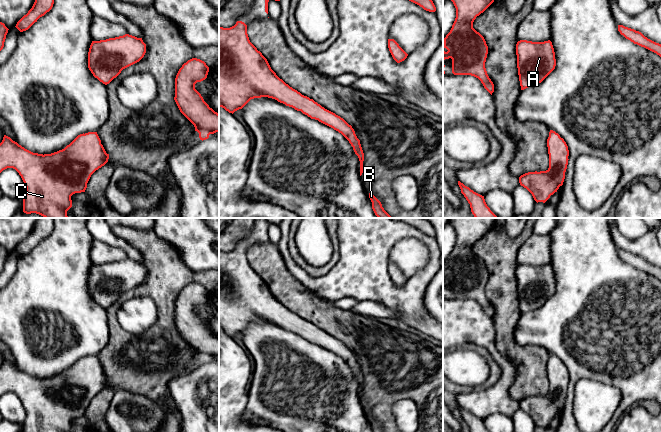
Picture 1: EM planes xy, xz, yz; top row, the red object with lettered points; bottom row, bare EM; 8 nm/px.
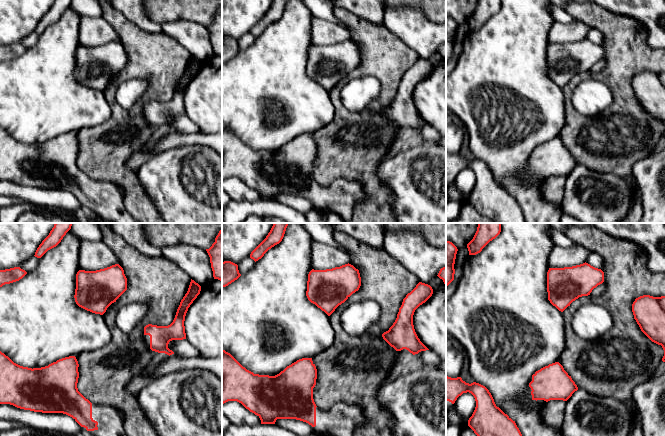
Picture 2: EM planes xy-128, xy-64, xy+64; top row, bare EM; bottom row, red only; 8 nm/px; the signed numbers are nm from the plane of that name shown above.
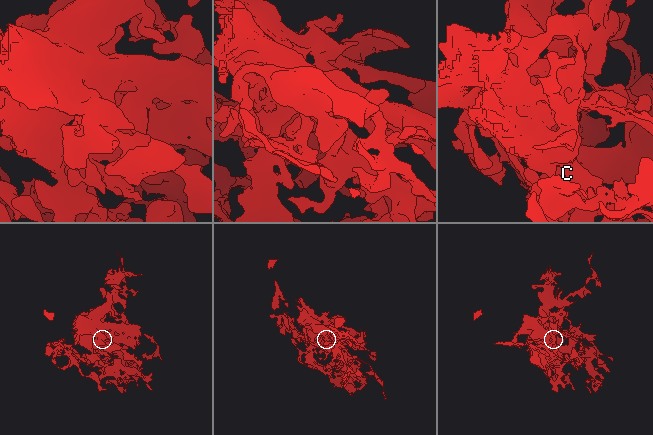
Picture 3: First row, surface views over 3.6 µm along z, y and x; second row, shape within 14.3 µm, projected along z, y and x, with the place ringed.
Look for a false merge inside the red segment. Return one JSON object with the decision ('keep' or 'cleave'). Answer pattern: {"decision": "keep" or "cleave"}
{"decision": "cleave"}

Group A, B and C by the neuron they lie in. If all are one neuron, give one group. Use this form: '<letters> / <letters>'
A C / B

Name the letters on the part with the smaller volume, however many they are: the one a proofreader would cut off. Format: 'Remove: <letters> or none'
Remove: B

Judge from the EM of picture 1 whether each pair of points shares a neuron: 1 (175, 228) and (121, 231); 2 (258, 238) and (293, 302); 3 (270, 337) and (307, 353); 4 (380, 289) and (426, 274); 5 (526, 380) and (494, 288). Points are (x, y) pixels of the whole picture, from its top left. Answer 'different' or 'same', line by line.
1: different
2: different
3: same
4: same
5: same

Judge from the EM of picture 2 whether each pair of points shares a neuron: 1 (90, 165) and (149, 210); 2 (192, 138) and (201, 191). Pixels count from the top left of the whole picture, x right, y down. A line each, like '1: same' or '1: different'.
1: same
2: different

